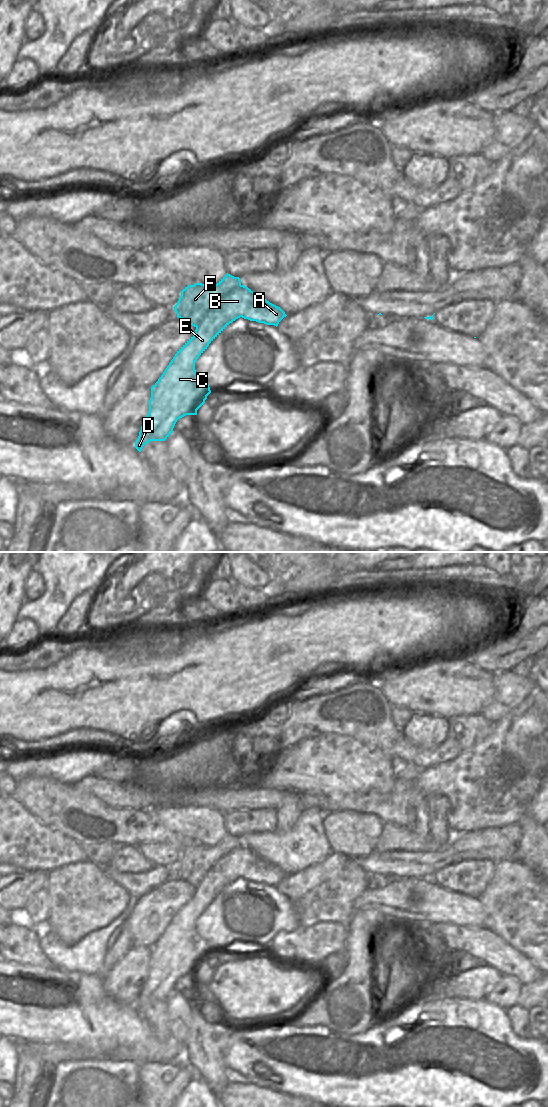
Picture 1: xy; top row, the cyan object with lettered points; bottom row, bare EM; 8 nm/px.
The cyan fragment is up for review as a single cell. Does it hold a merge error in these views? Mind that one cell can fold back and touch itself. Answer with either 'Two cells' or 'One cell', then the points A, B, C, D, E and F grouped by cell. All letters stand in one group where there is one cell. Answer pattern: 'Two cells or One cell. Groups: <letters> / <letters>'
Two cells. Groups: A B C D E / F

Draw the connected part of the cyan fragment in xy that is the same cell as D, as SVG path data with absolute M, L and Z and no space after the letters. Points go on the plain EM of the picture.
M241 845L238 849L219 859L207 872L195 894L177 911L161 937L151 947L149 972L141 986L135 1008L141 1012L150 1001L165 1001L173 992L178 979L186 975L197 975L197 970L205 963L211 953L209 944L195 930L195 922L209 904L233 881L242 877L250 881L278 886L286 877L278 866Z

